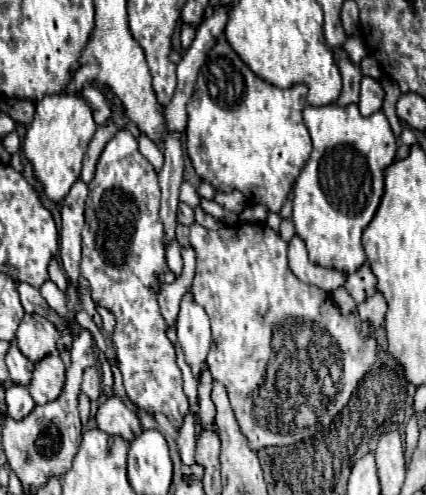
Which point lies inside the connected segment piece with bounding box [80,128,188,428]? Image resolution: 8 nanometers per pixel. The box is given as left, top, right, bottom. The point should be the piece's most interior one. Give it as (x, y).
(121, 252)

